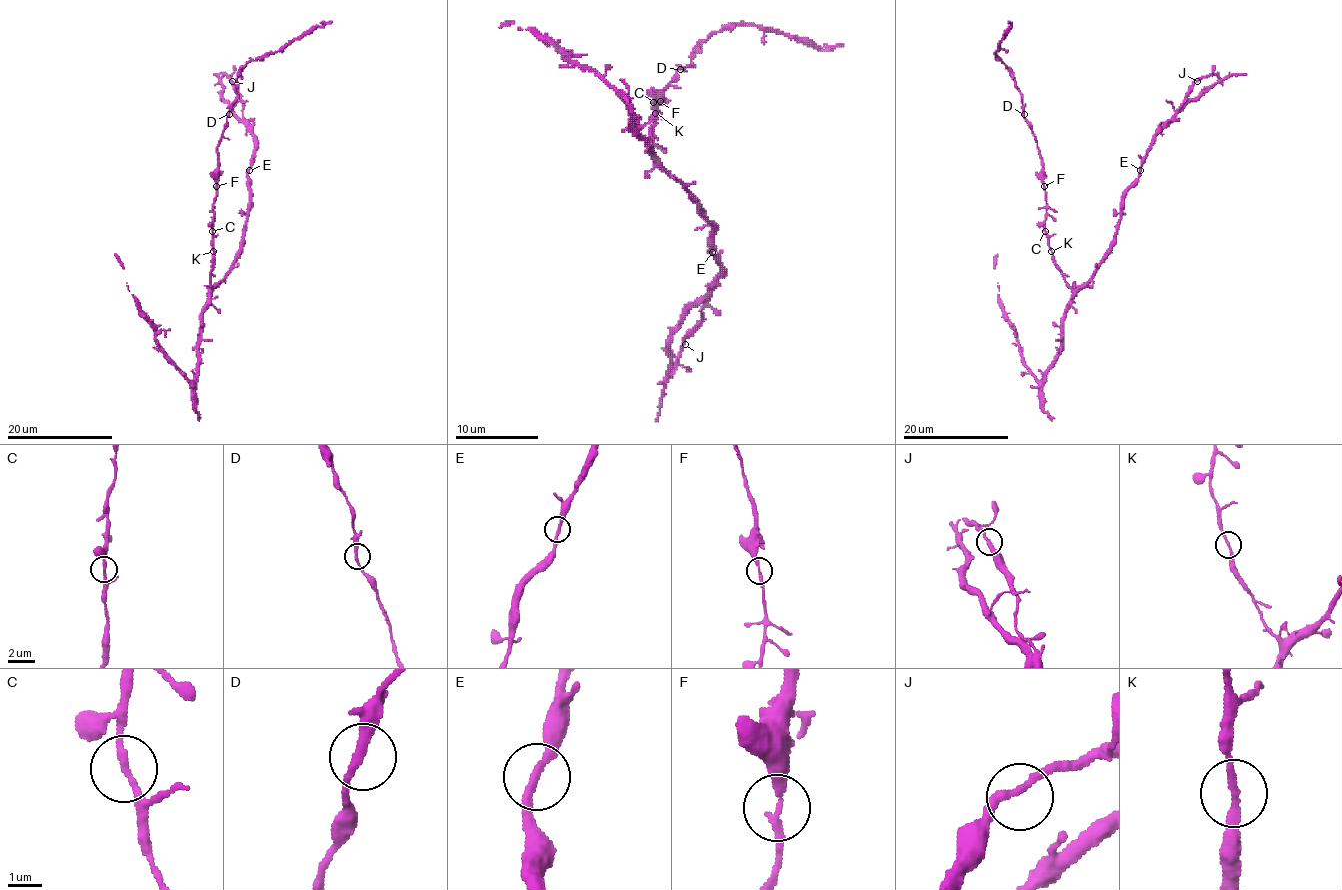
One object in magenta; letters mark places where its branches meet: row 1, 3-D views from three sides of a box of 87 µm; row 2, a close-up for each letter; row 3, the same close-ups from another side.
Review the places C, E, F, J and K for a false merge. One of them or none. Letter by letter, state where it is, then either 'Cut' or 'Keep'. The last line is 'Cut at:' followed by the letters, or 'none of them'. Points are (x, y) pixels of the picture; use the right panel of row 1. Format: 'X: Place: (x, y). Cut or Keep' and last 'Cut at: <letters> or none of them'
C: Place: (1045, 231). Keep
E: Place: (1140, 170). Keep
F: Place: (1044, 186). Keep
J: Place: (1197, 81). Keep
K: Place: (1051, 251). Keep
Cut at: none of them

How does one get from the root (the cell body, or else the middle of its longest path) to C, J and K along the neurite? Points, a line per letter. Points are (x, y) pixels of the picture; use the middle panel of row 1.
C: (651, 129), (655, 117), (653, 102)
J: (651, 129), (653, 156), (691, 194), (712, 223), (710, 250), (720, 263), (718, 286), (685, 344)
K: (651, 129), (655, 113)

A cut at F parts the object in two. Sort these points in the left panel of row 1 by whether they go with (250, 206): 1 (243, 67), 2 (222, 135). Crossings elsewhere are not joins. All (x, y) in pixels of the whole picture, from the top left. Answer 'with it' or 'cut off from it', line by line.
1: cut off from it
2: cut off from it

